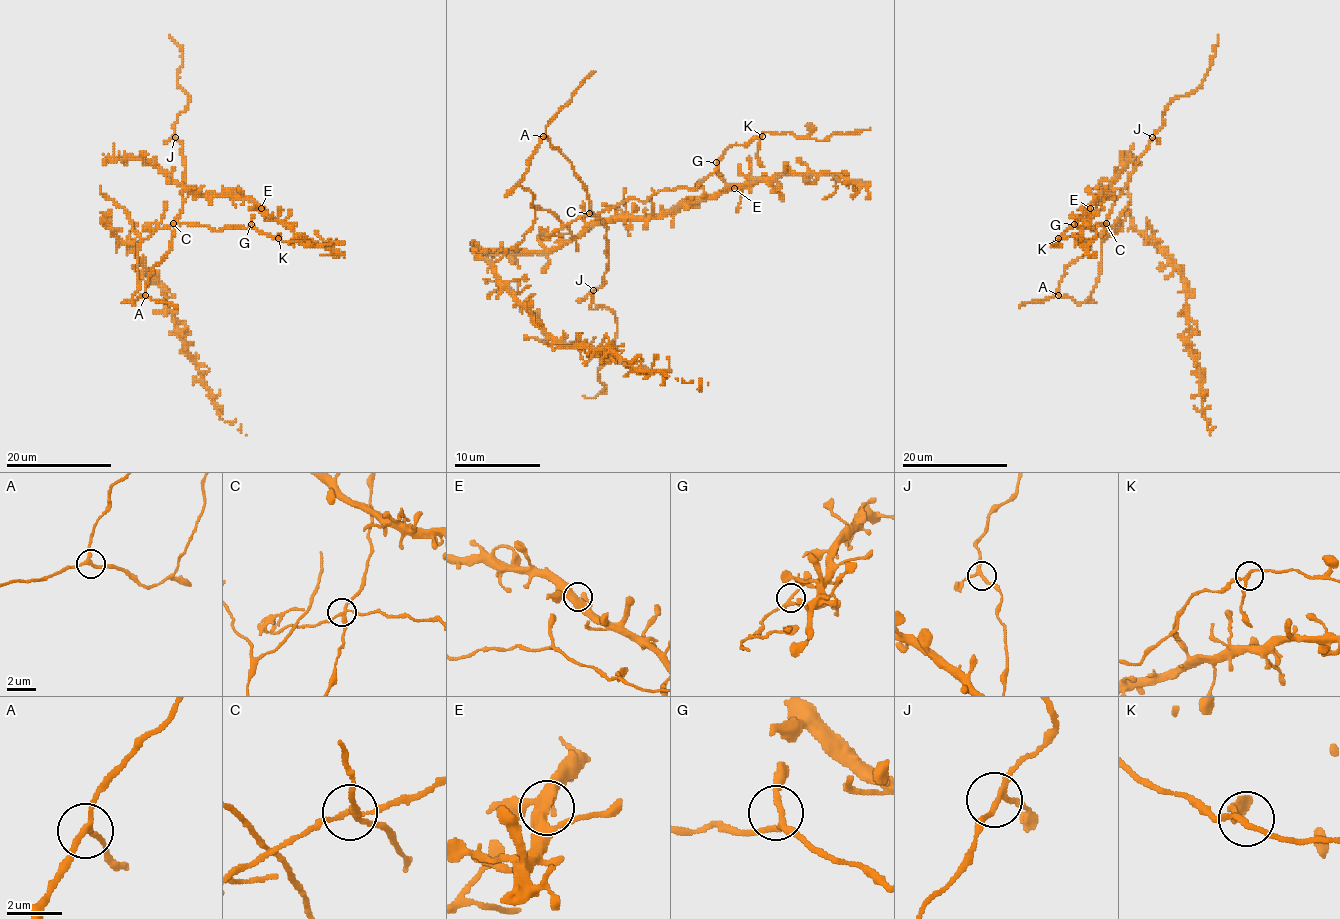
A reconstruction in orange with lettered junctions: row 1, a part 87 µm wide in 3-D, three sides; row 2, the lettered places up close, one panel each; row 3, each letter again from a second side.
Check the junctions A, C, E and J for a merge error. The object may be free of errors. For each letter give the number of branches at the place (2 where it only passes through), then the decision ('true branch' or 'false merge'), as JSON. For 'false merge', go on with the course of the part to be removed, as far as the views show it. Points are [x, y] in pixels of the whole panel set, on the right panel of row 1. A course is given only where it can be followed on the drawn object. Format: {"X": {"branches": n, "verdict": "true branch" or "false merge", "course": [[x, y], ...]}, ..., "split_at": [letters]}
{"A": {"branches": 3, "verdict": "true branch"}, "C": {"branches": 4, "verdict": "false merge", "course": [[1106, 224], [1097, 225], [1091, 230], [1089, 226], [1070, 226], [1056, 241], [1061, 246], [1053, 242]]}, "E": {"branches": 4, "verdict": "true branch"}, "J": {"branches": 3, "verdict": "true branch"}, "split_at": ["C"]}

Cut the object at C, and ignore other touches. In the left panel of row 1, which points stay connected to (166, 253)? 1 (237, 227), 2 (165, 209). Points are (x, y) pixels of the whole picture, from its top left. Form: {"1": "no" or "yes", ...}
{"1": "no", "2": "yes"}

